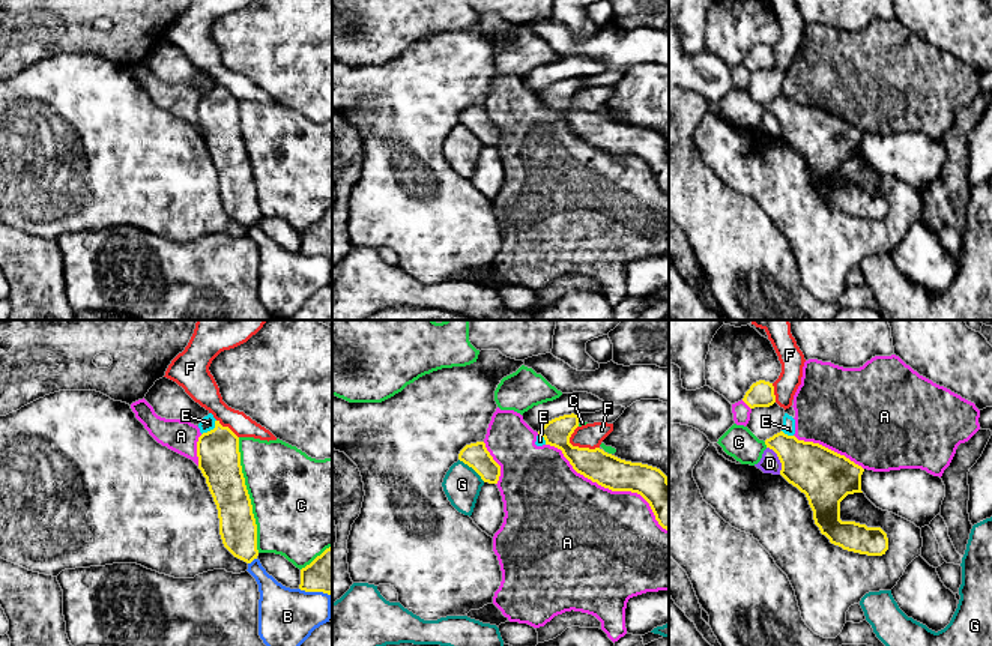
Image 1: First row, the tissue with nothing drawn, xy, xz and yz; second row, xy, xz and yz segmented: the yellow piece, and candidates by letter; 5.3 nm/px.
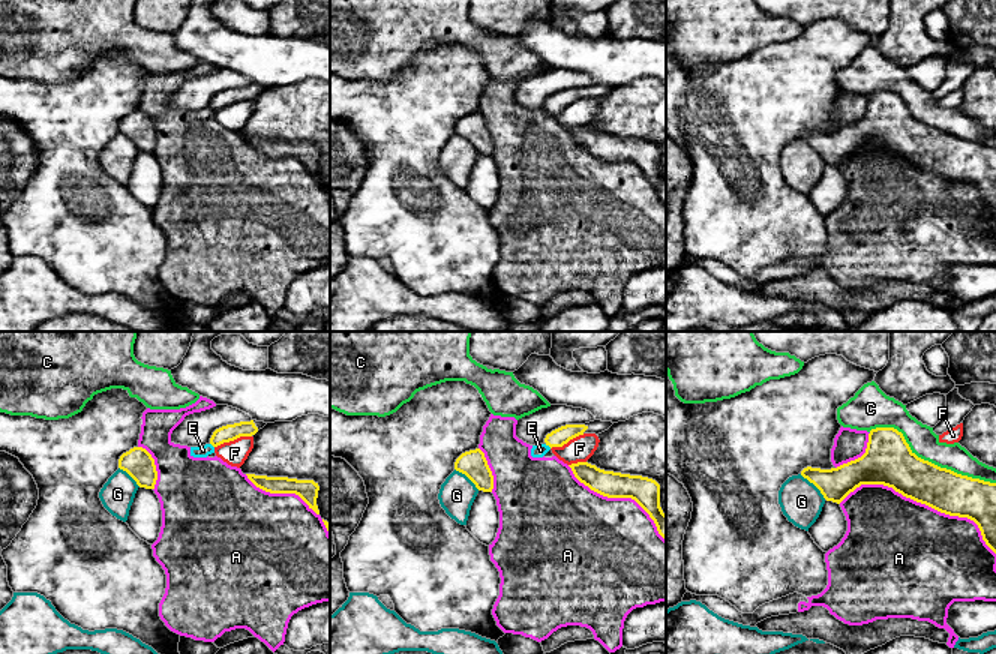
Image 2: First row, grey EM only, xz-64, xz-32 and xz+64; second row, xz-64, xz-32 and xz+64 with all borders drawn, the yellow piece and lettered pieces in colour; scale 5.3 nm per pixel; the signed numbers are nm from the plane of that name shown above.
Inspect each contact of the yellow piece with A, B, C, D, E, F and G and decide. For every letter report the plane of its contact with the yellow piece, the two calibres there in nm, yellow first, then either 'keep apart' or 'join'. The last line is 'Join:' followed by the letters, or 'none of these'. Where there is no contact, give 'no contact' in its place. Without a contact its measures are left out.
A: contact in xz; calibres 180 and 500 nm; keep apart
B: contact in xy; calibres 200 and 180 nm; keep apart
C: contact in xy; calibres 220 and 460 nm; keep apart
D: contact in yz; calibres 280 and 110 nm; keep apart
E: contact in xy; calibres 220 and 70 nm; keep apart
F: contact in xz; calibres 180 and 130 nm; keep apart
G: contact in xz; calibres 140 and 200 nm; keep apart
Join: none of these

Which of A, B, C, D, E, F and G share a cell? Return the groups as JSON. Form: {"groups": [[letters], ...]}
{"groups": [["A", "D", "E"], ["B"], ["C"], ["F"], ["G"]]}

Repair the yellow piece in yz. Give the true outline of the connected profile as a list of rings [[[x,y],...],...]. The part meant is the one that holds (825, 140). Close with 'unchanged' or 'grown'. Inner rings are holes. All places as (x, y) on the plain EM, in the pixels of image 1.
[[[783,95],[767,102],[765,108],[777,117],[780,138],[806,158],[815,188],[831,207],[867,219],[885,218],[888,201],[881,191],[840,183],[840,165],[848,158],[863,156],[861,129],[819,107],[798,104]]] | unchanged

